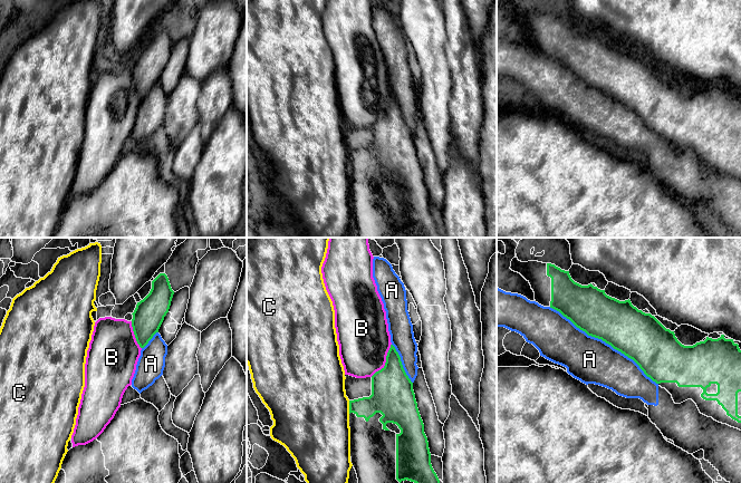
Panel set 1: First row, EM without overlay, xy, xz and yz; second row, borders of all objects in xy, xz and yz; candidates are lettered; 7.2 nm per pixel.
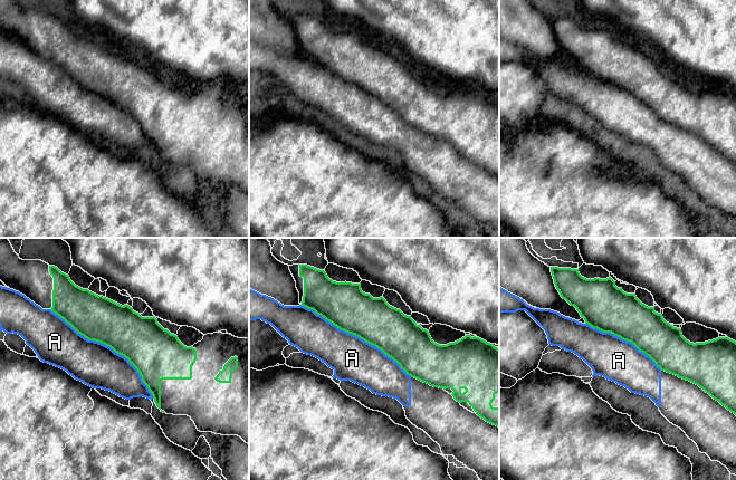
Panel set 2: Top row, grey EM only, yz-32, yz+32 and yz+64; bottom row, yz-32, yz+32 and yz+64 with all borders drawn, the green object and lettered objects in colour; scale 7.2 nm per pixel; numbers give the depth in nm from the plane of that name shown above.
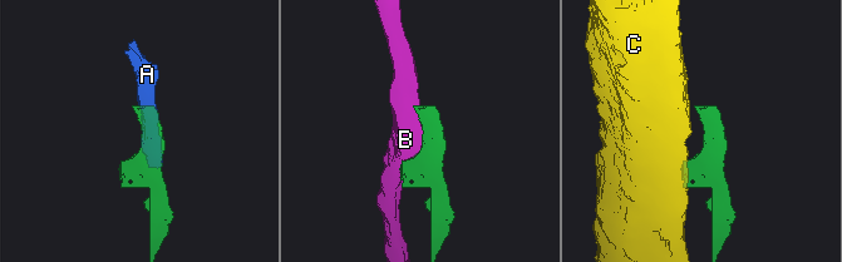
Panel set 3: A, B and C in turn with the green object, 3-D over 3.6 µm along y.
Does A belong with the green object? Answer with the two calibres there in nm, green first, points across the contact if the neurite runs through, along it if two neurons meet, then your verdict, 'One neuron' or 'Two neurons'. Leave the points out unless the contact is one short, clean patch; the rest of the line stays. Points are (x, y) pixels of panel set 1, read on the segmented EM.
Thickness 340 nm (green) against 320 nm. Two neurons

